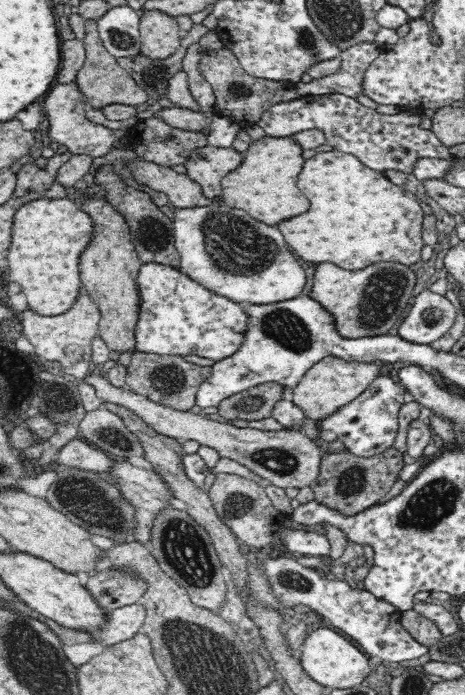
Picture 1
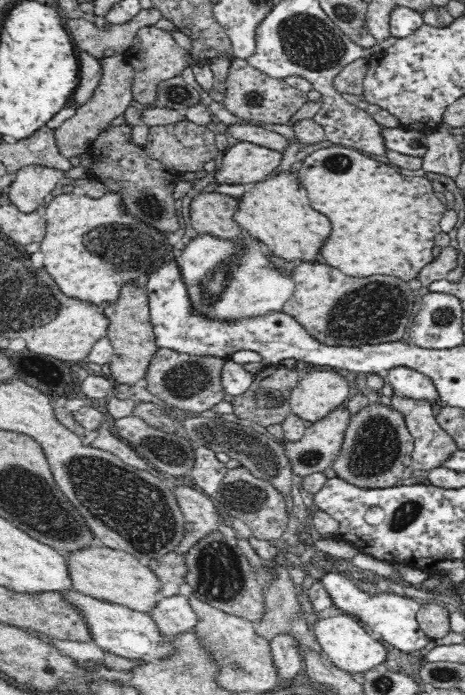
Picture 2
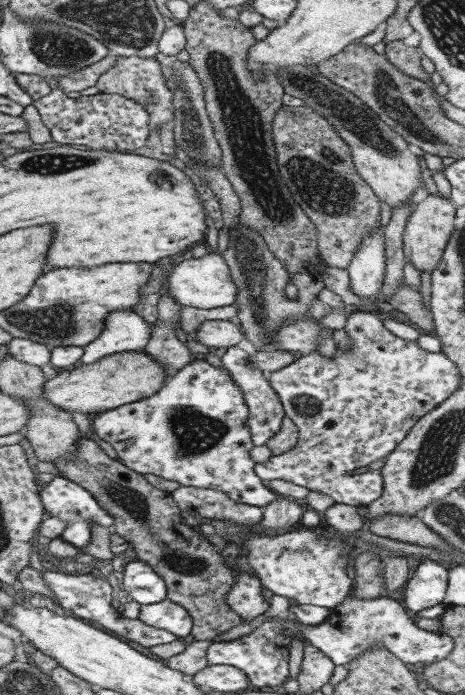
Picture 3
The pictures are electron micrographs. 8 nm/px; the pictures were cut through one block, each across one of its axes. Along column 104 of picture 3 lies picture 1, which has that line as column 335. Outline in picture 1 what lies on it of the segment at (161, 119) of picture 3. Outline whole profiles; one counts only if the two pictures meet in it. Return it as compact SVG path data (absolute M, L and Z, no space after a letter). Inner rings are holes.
M360 43L341 51L340 70L322 78L312 78L310 82L295 83L299 96L320 94L344 94L357 98L363 94L363 78L366 69L379 54L377 43Z

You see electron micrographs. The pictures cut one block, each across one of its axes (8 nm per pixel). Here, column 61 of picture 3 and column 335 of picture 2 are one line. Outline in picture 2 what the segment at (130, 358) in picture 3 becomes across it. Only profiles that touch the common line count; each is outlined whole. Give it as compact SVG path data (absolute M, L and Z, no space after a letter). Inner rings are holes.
M308 368L301 373L288 399L292 413L316 422L338 409L350 396L351 376L329 368Z

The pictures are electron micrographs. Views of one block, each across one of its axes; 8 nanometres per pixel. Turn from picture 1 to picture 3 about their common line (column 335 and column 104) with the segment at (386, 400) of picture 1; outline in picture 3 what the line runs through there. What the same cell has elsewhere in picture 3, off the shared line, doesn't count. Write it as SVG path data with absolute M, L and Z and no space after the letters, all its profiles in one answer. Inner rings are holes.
M193 359L185 366L179 368L175 376L166 379L155 394L147 398L136 399L135 402L117 406L113 408L113 410L103 410L103 412L95 413L90 416L90 428L101 440L105 440L105 442L108 442L113 447L118 460L129 470L132 470L132 472L138 473L141 476L144 474L152 474L165 480L177 482L180 486L219 490L232 501L263 508L267 503L277 499L279 494L265 488L263 484L261 484L261 480L254 474L254 462L249 457L249 450L253 448L254 444L253 441L251 441L245 420L247 420L247 405L245 405L245 401L243 401L243 391L239 389L239 386L233 383L233 379L231 379L231 375L227 373L227 369L223 366L219 368L213 367L211 364L208 364L205 359Z

